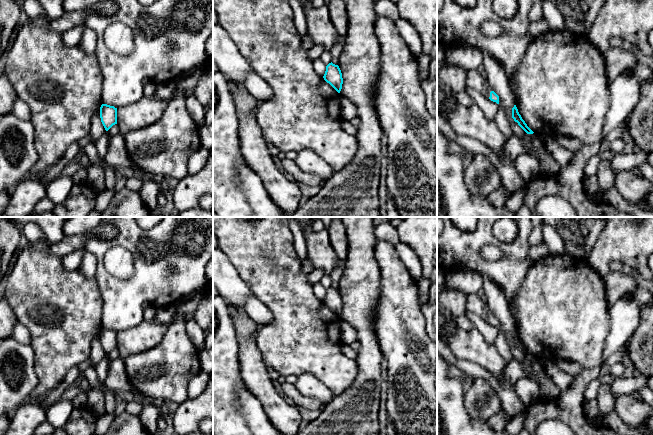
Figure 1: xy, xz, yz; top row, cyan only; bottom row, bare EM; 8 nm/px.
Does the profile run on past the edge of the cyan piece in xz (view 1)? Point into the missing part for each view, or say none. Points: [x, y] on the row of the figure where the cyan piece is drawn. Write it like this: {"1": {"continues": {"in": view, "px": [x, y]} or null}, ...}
{"1": {"continues": null}}

